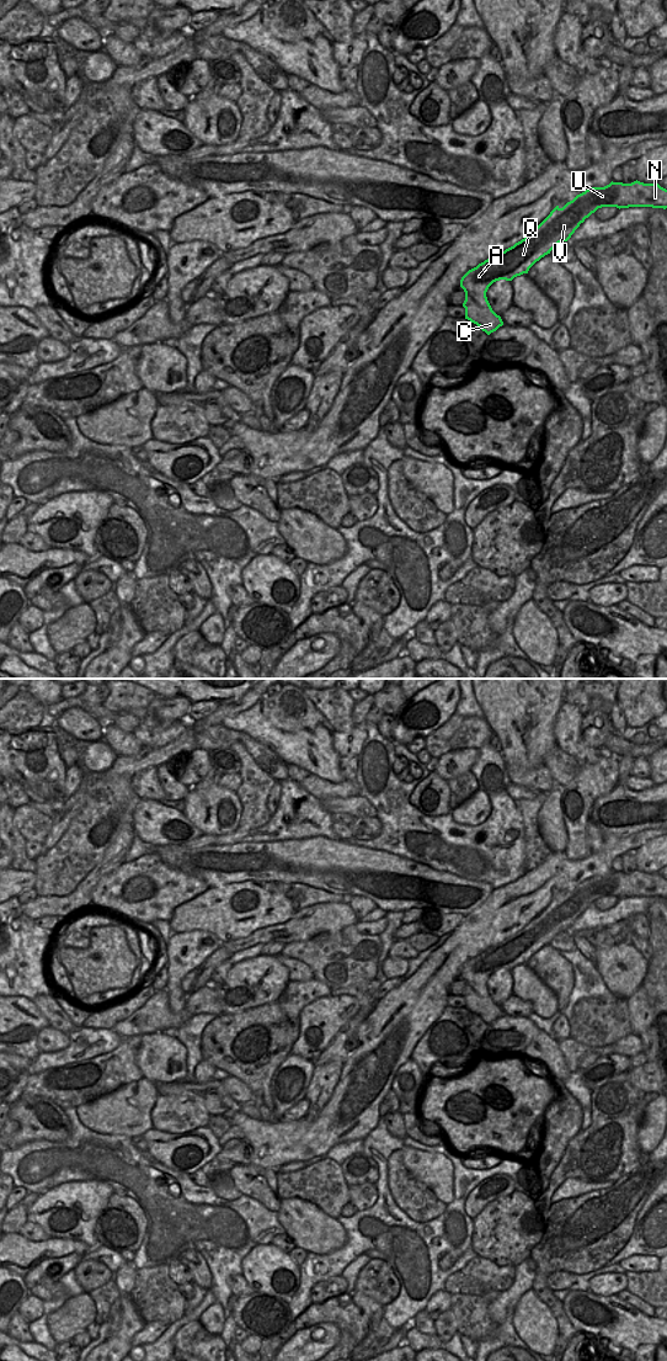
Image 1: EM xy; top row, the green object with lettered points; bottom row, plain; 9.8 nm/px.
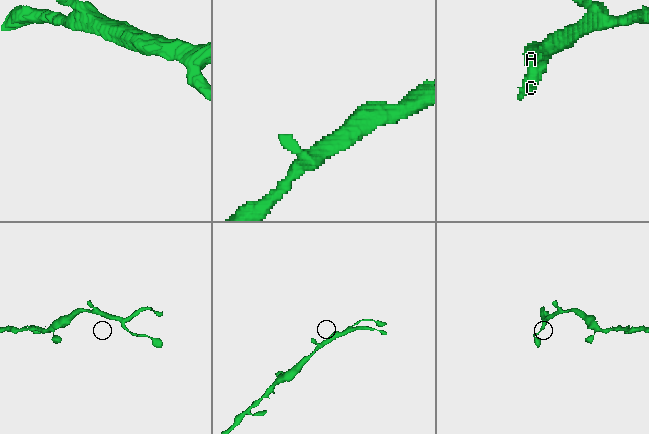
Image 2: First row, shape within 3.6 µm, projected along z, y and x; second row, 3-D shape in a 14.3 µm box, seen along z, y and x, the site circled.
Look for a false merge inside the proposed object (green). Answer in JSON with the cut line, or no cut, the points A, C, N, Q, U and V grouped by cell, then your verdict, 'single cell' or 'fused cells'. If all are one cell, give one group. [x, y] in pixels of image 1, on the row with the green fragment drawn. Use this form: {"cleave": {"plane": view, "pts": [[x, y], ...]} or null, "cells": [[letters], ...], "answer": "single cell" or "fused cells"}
{"cleave": null, "cells": [["A", "C", "N", "Q", "U", "V"]], "answer": "single cell"}

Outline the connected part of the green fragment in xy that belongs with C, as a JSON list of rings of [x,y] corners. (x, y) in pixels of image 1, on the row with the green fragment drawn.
[[[610,182],[604,187],[592,187],[577,195],[562,208],[556,206],[550,214],[524,239],[501,254],[489,257],[469,270],[460,280],[465,292],[465,319],[476,324],[487,335],[503,325],[486,297],[489,287],[500,280],[512,281],[528,273],[529,269],[562,241],[592,213],[602,207],[652,207],[667,208],[667,190],[658,184]]]

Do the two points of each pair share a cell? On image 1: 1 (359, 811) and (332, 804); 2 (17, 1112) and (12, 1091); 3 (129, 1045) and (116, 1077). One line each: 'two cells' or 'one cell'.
1: one cell
2: two cells
3: one cell

